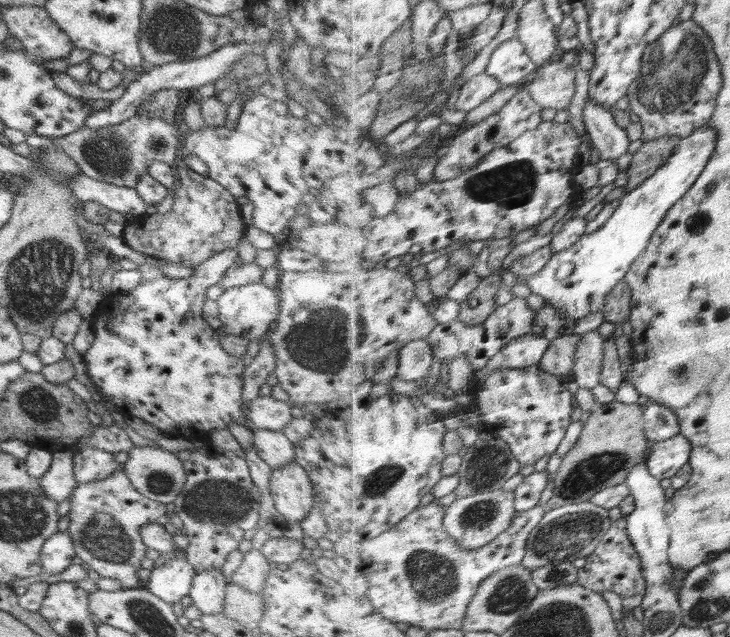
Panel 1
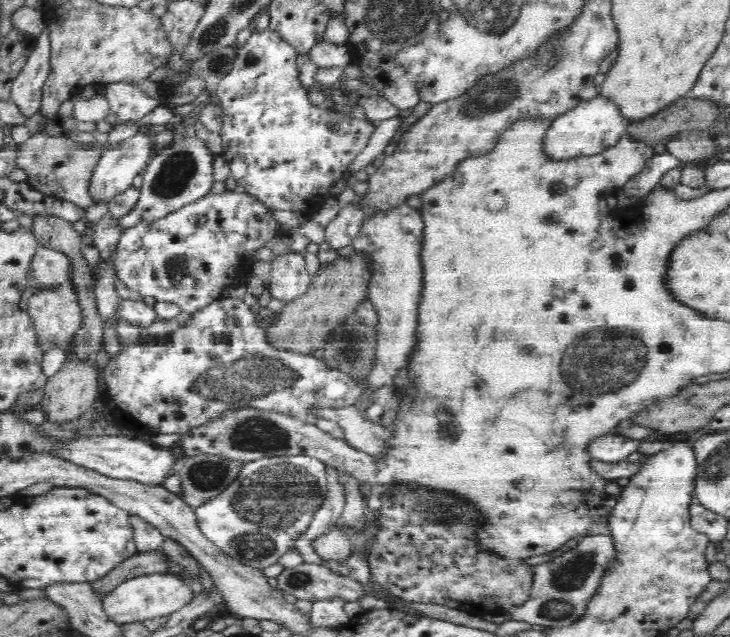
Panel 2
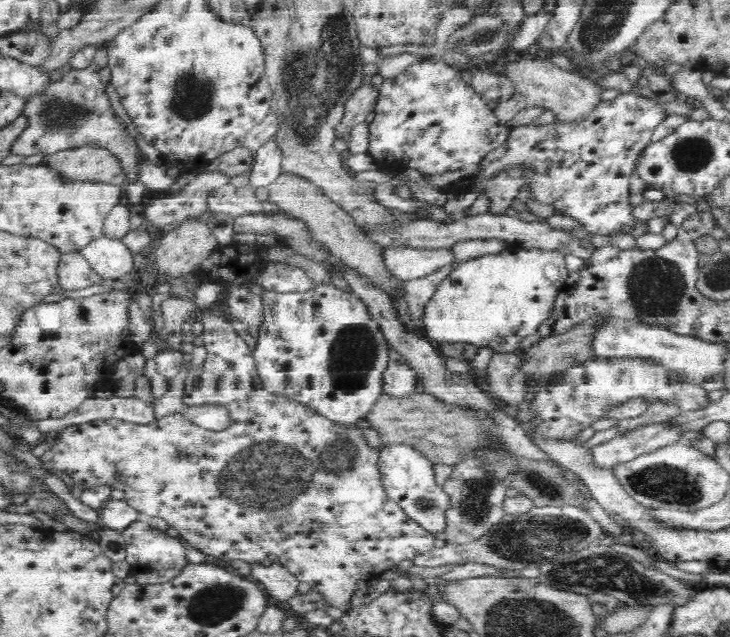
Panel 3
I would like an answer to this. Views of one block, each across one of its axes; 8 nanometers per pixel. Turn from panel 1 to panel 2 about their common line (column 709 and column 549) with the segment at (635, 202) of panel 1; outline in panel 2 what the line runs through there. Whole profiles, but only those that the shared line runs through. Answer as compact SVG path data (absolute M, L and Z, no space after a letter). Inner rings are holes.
M598 96L592 102L584 102L572 112L556 118L546 129L542 138L541 156L549 164L562 164L572 162L578 158L592 158L600 156L605 150L618 143L624 134L625 119L613 104Z

